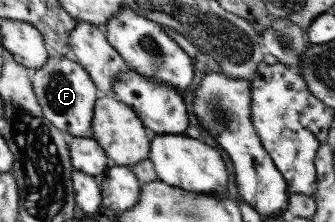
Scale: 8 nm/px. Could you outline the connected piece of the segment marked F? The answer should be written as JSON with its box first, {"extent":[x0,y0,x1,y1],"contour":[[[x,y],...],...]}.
{"extent":[31,56,97,138],"contour":[[[47,56],[45,66],[34,70],[31,81],[33,94],[41,107],[42,116],[67,136],[85,138],[92,136],[91,120],[93,106],[97,99],[95,86],[83,67],[65,56]]]}

